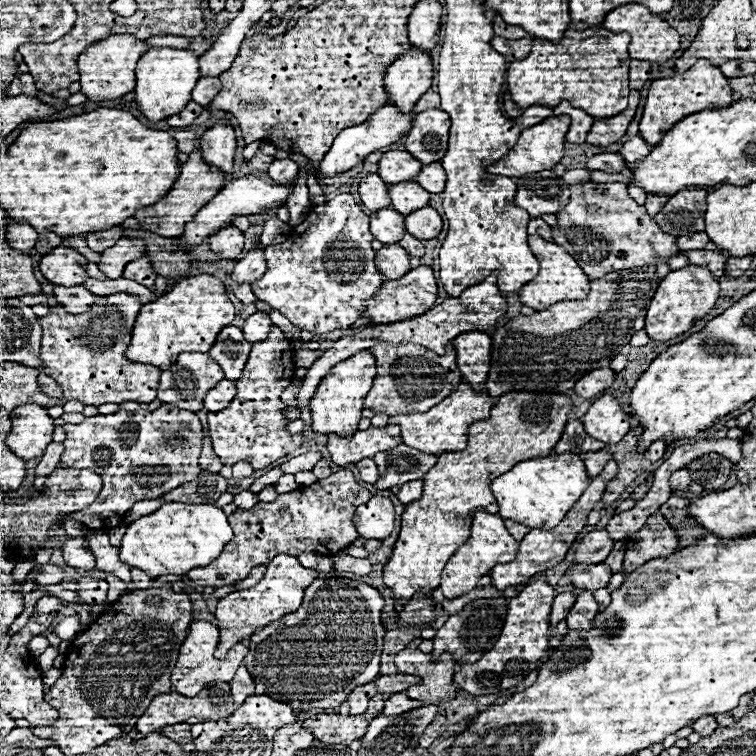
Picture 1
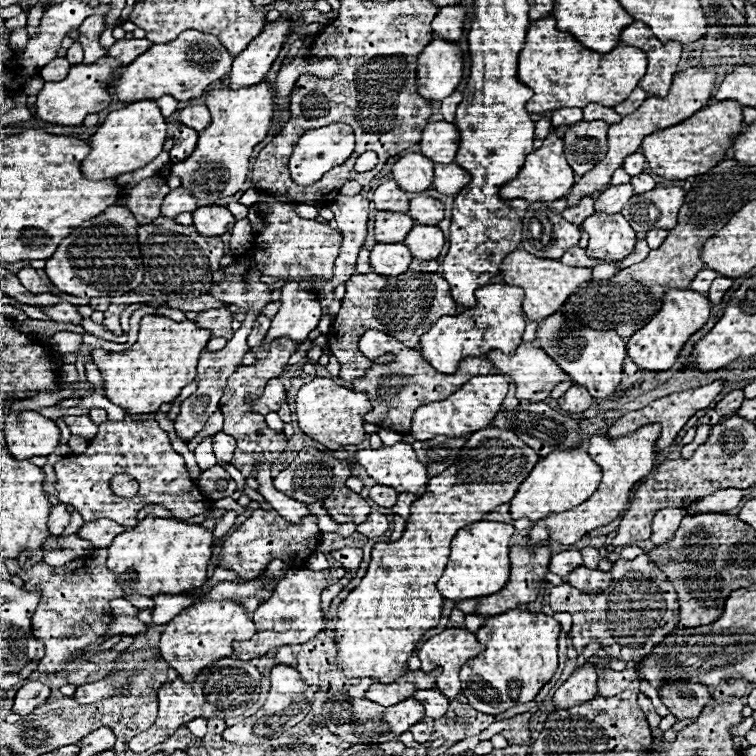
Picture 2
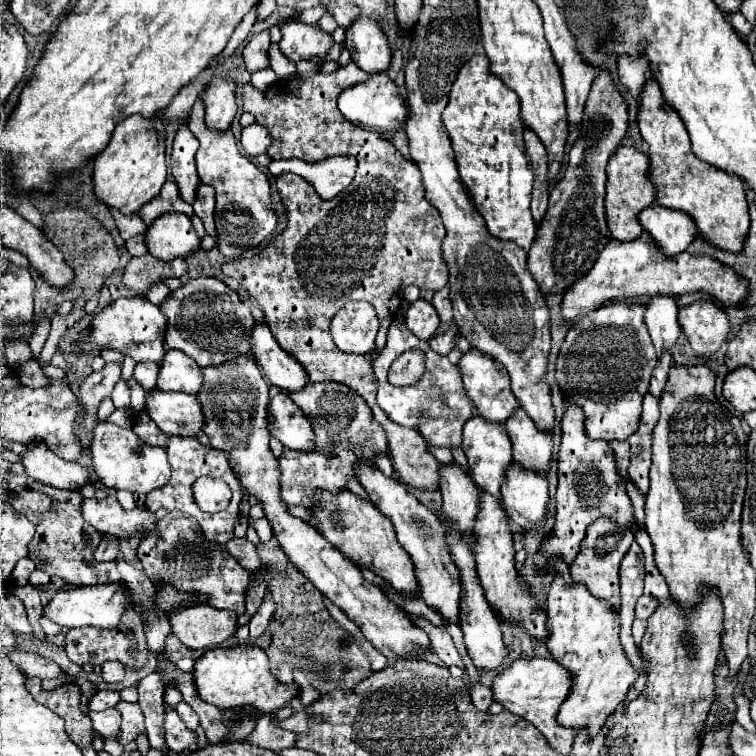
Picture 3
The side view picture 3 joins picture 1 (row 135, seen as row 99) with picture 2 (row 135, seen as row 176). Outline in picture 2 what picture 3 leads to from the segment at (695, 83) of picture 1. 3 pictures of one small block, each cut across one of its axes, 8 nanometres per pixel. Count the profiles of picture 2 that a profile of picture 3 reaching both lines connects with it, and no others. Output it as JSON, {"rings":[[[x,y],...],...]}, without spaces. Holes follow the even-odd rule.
{"rings":[[[726,100],[698,110],[694,116],[690,116],[688,120],[676,126],[670,126],[646,136],[640,148],[650,168],[658,176],[666,180],[686,180],[690,176],[706,174],[712,166],[722,162],[742,128],[744,128],[742,106],[734,100]]]}

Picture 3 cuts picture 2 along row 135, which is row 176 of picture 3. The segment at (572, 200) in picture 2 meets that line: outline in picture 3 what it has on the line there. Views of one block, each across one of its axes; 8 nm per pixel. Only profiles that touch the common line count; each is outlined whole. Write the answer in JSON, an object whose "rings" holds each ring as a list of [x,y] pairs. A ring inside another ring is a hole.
{"rings":[[[620,146],[608,160],[608,184],[606,184],[606,218],[610,236],[620,242],[630,242],[644,232],[638,224],[638,214],[656,200],[656,188],[648,178],[650,156],[634,146]],[[628,210],[628,216],[624,214]]]}

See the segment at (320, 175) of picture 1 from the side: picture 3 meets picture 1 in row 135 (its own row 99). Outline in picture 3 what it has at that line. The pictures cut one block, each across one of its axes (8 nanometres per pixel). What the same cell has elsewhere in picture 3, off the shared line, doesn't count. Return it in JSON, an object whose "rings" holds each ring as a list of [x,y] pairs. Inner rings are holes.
{"rings":[[[376,74],[370,80],[354,84],[352,88],[344,90],[338,98],[338,108],[350,122],[354,122],[366,130],[378,132],[382,136],[392,136],[398,130],[402,130],[410,116],[410,108],[408,108],[406,100],[400,96],[398,86],[386,74]]]}

